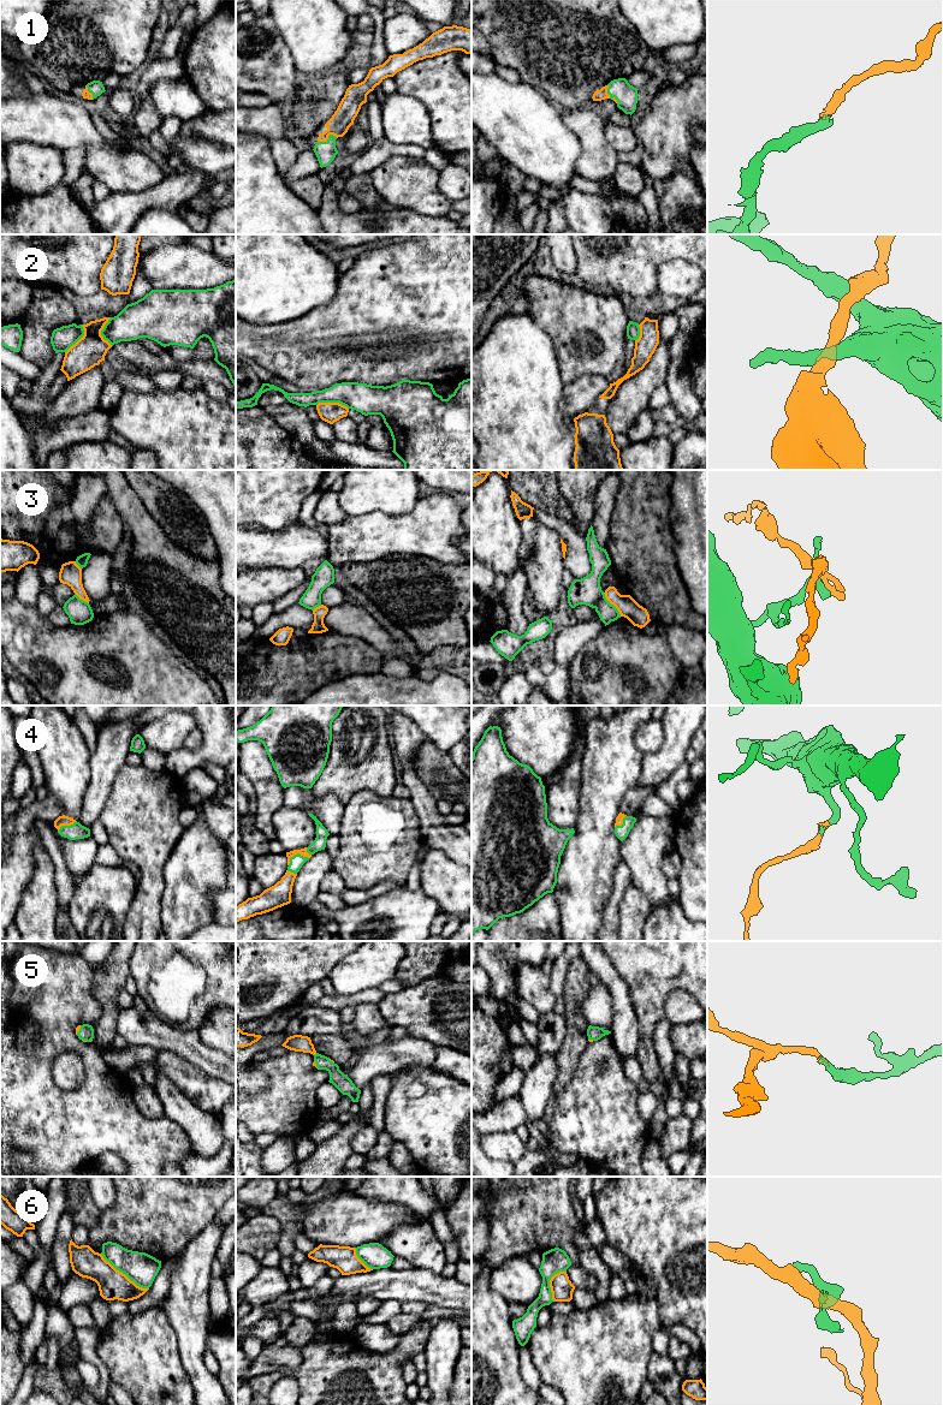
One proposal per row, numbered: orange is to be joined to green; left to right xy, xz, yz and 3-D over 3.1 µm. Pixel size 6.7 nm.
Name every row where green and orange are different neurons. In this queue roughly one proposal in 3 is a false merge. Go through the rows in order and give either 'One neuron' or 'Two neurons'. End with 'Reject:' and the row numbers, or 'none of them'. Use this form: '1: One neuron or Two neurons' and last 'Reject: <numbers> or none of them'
1: One neuron
2: Two neurons
3: Two neurons
4: One neuron
5: One neuron
6: Two neurons
Reject: 2, 3, 6

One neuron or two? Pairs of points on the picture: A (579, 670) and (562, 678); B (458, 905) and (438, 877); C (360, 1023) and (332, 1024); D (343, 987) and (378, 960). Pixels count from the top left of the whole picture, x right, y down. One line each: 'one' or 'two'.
A: two
B: one
C: two
D: one

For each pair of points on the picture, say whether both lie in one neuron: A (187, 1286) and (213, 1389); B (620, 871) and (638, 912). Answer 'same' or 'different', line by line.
A: same
B: different

